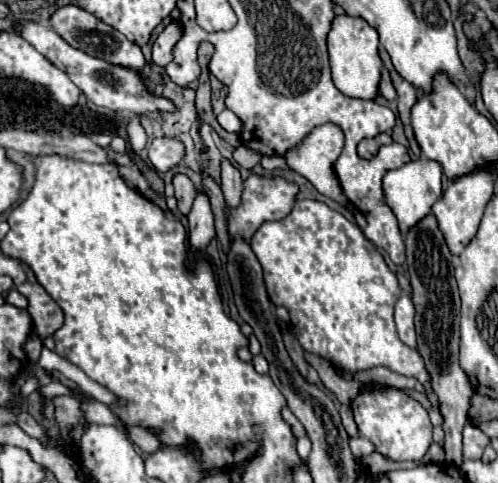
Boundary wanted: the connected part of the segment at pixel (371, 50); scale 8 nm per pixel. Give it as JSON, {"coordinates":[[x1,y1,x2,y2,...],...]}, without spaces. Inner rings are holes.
{"coordinates":[[340,14,334,16,330,32,328,32,328,52,330,52,330,68,332,68,332,80,340,92,352,98,364,98,370,100,378,94,378,82,380,82,380,70,382,60,378,56,378,34,376,30,360,16]]}

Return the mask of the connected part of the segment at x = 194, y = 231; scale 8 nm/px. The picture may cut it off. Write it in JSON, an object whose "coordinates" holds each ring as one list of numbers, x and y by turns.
{"coordinates":[[200,190,196,194,192,210,188,214,188,226,192,248,196,248,196,252,204,252,208,242,214,238,214,218,206,190]]}

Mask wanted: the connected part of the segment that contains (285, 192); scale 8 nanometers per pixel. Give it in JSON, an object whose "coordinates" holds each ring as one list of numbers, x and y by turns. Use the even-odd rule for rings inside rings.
{"coordinates":[[250,176,244,182,244,196,242,196,242,204,240,208,228,210,228,230,230,236,244,236,246,240,250,240,252,232,256,232,256,228,264,222,264,220,282,220,284,216,288,216,288,212,292,212,294,200,296,200,296,192,298,186,290,184,282,178,260,178,260,176]]}

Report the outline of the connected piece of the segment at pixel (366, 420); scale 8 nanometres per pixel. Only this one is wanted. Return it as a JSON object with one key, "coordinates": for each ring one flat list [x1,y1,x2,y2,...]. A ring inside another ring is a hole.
{"coordinates":[[392,386,368,388,362,394,364,396,358,396,352,402,352,412,360,436,368,438,376,446,376,452,392,462,422,460,432,444,432,424,428,410,404,390]]}

